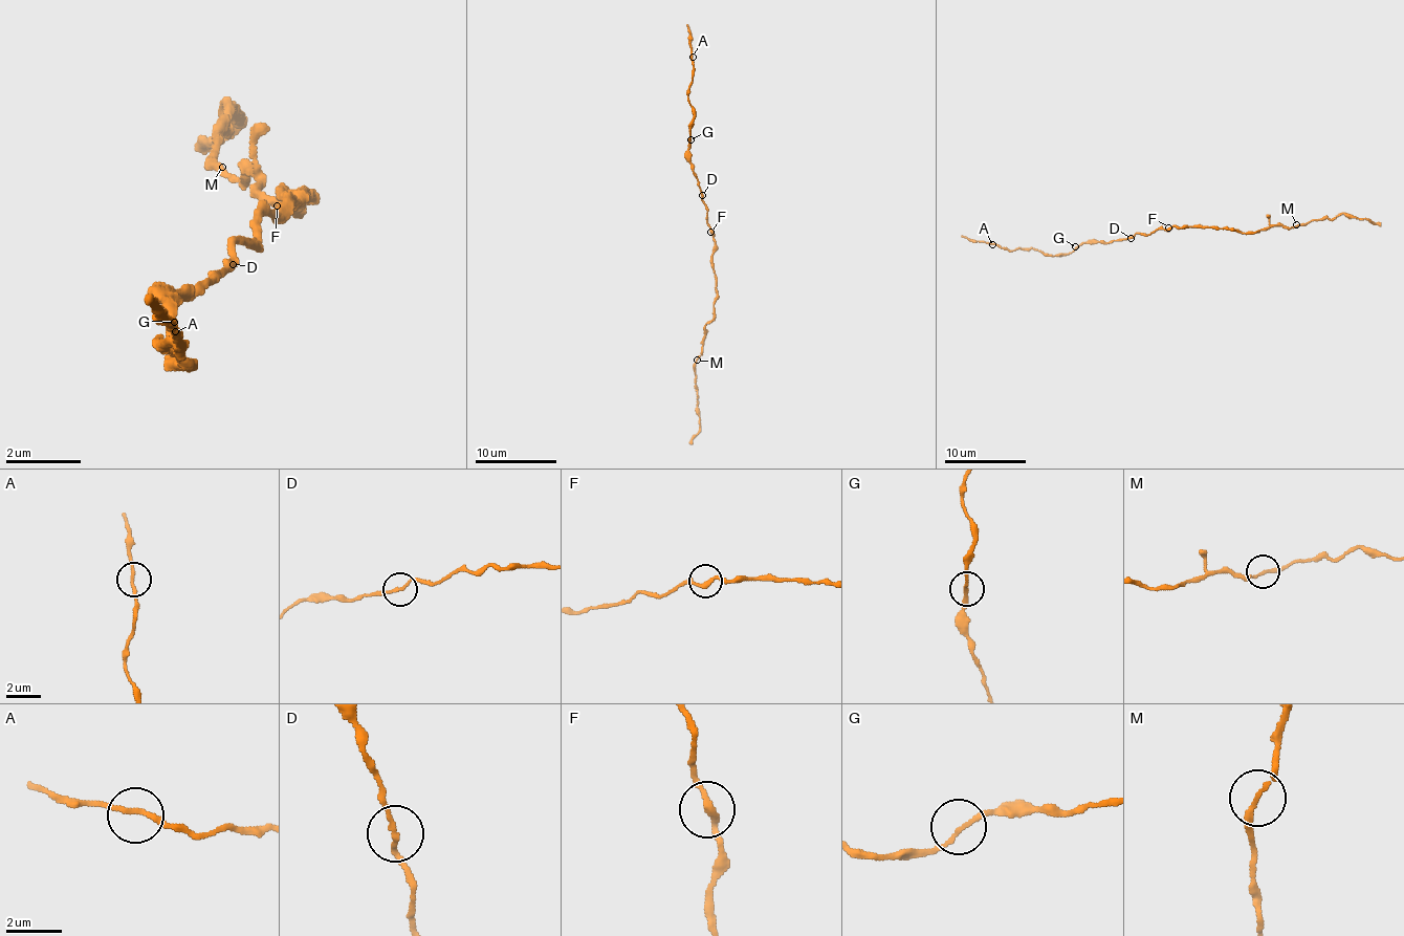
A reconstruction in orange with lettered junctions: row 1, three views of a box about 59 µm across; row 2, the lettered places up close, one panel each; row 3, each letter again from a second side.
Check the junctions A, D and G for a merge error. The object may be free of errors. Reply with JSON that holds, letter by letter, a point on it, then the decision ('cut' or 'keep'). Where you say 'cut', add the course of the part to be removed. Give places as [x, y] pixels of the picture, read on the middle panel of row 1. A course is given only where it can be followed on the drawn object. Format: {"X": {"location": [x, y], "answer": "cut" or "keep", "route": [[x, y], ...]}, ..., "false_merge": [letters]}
{"A": {"location": [693, 57], "answer": "keep"}, "D": {"location": [702, 195], "answer": "keep"}, "G": {"location": [690, 139], "answer": "keep"}, "false_merge": []}

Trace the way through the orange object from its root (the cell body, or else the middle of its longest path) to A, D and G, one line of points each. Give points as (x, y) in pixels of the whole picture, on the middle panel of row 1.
A: (713, 232), (690, 161), (694, 108), (688, 99), (688, 85), (692, 81), (693, 57)
D: (713, 232), (706, 222), (702, 194)
G: (713, 232), (706, 222), (706, 204), (690, 161), (690, 139)

